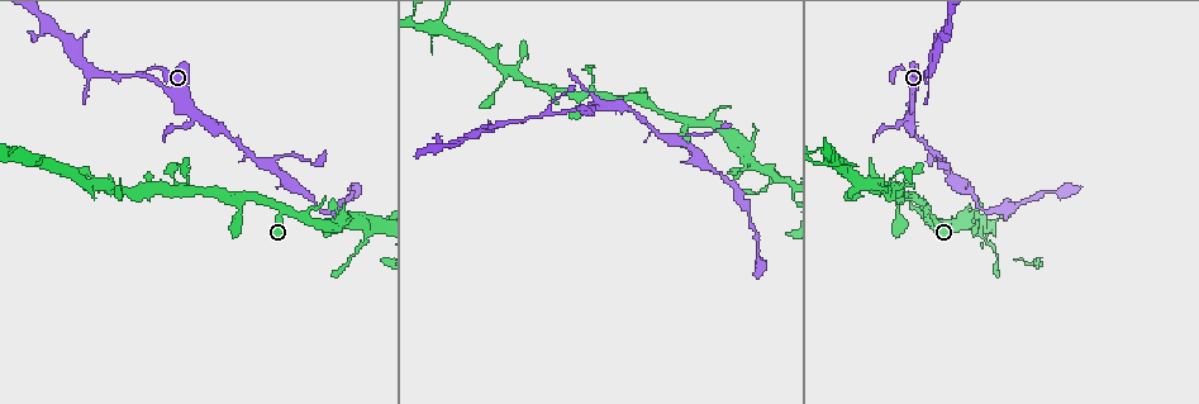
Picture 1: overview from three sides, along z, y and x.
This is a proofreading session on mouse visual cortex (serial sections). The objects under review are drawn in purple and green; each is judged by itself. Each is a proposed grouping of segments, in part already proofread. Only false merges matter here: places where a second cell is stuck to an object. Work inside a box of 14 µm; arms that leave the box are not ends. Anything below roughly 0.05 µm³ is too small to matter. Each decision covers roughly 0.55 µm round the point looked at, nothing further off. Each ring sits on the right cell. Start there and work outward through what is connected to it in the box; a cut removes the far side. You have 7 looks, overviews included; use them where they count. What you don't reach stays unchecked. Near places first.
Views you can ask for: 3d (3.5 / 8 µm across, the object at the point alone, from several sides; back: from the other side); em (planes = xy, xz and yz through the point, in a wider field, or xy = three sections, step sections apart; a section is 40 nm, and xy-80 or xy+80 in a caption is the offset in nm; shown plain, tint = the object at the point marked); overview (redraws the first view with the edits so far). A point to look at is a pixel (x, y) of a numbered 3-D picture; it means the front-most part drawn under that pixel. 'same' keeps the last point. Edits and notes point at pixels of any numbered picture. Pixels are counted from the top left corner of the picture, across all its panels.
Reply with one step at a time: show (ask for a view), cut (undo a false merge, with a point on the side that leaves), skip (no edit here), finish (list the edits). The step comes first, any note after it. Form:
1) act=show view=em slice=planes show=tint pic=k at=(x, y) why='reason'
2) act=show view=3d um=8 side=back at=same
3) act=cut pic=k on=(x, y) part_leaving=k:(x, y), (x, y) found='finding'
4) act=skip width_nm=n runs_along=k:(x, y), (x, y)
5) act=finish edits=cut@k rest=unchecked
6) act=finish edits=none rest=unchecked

act=show view=3d um=3.5 pic=1 at=(282, 205) why='two arms in line, one across'

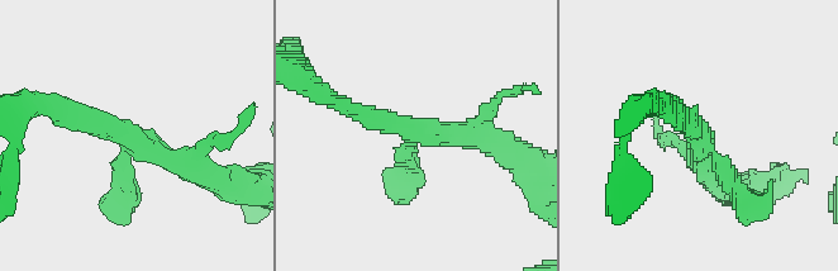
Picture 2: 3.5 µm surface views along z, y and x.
act=show view=em slice=xy step=1 show=tint pic=2 at=(699, 133) arms=3 arm_widths_nm=250,250,300 why='need the tissue'

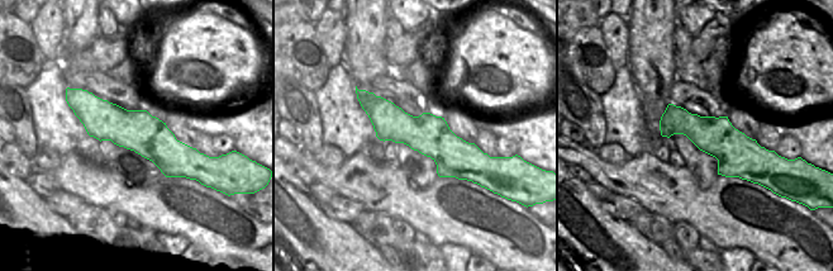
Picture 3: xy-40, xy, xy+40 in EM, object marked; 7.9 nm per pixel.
act=show view=em slice=xy step=3 show=tint at=same

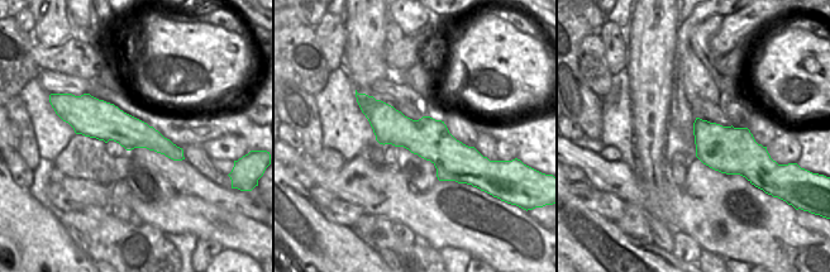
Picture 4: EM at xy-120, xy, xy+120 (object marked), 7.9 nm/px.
act=skip runs_along=2:(746, 203), (687, 117), (671, 109) found='continuous, no second cell'

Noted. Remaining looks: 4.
act=show view=3d um=3.5 pic=1 at=(206, 193) why='three-way junction'

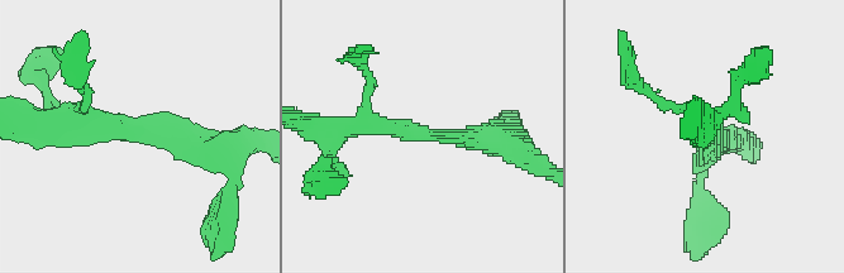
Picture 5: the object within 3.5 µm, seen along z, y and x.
act=show view=em slice=planes show=tint pic=5 at=(140, 137) arms=3 arm_widths_nm=200,250,300

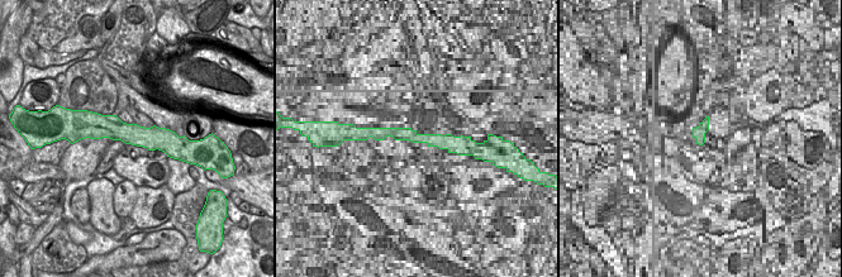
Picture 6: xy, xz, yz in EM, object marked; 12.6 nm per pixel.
act=skip runs_along=5:(220, 149), (53, 127) found='one cell here'

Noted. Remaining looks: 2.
act=show view=3d um=3.5 side=back pic=1 at=(746, 163) why='branch point'

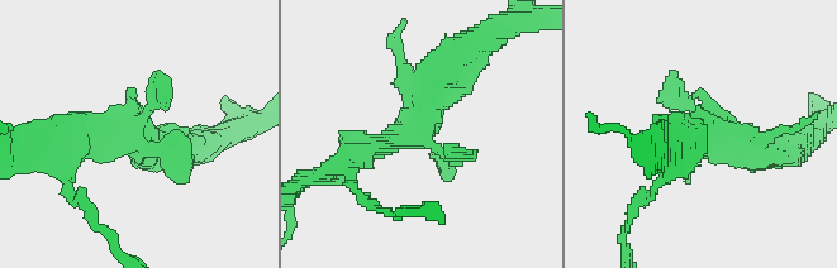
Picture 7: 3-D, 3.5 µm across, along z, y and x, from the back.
act=show view=em slice=xy step=1 show=tint pic=7 at=(418, 126) why='shape alone is not enough'

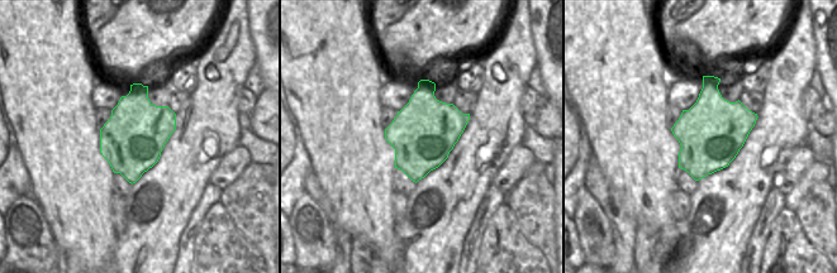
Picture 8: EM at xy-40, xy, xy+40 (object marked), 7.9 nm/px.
act=skip runs_along=7:(455, 61), (421, 121), (346, 161) found='all the same cell'

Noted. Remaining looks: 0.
act=finish edits=none rest=unchecked

